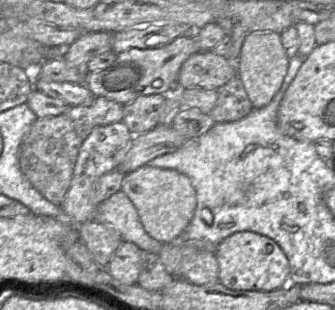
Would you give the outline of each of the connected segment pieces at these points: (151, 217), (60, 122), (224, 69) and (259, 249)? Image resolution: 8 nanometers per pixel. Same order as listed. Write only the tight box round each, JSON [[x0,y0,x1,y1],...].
[[121,165,195,244],[19,97,123,205],[177,50,237,90],[216,231,290,291]]

